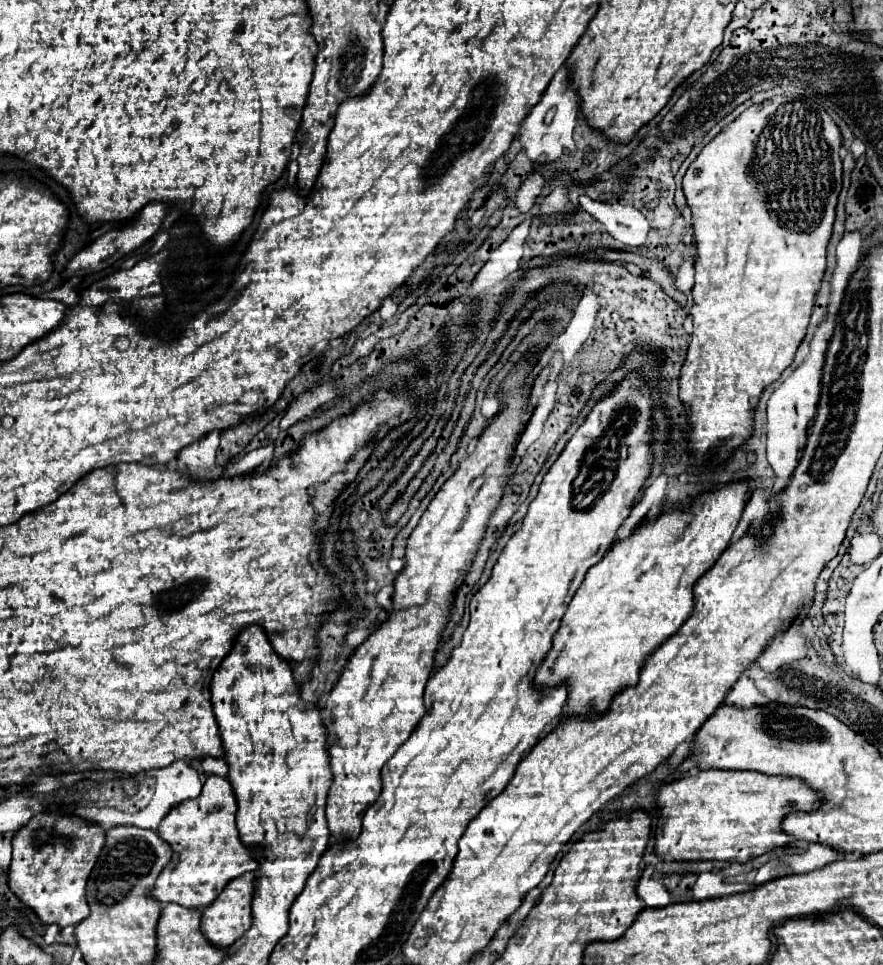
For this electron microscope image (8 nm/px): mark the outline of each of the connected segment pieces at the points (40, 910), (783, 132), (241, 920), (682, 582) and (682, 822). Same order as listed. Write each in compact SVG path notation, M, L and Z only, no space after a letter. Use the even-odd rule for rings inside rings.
M40 813L26 827L22 827L12 837L12 865L8 871L8 885L12 893L28 905L44 925L58 925L60 929L68 925L78 925L90 915L84 887L88 875L104 847L104 829L98 823L66 817L58 813ZM38 829L44 829L54 835L54 839L38 847L32 837ZM70 839L70 845L66 843Z
M786 95L772 97L760 105L748 107L736 121L732 121L724 131L720 131L704 149L702 153L692 161L688 167L682 189L686 195L686 203L692 211L692 229L694 229L694 243L696 243L696 283L692 291L692 323L694 323L694 333L690 335L690 345L688 345L688 355L682 367L680 375L680 401L686 407L688 415L688 425L690 431L686 435L688 439L688 449L690 449L690 463L700 465L702 459L710 453L716 455L714 449L718 449L718 459L726 461L730 453L738 447L742 447L754 431L754 411L758 409L758 401L762 391L772 385L782 371L792 363L794 353L800 345L800 341L806 335L806 327L810 321L810 313L814 307L814 297L816 291L822 283L824 269L826 269L826 245L832 235L832 223L834 223L834 209L838 201L838 193L842 189L842 159L840 159L840 147L842 147L842 137L840 129L832 121L832 117L818 105L804 101L804 99L794 99Z
M254 873L240 875L224 887L212 907L202 911L202 935L220 949L230 947L250 927L250 903L254 893Z
M748 481L724 485L714 493L696 497L688 511L668 509L656 521L644 521L630 537L616 543L600 563L588 569L586 579L578 587L566 615L554 635L552 649L536 671L536 687L566 685L568 703L558 721L568 717L594 717L604 715L612 699L626 687L638 683L640 669L650 653L654 653L664 639L672 637L678 627L688 619L694 607L694 583L712 567L728 547L728 541L740 521L748 501Z
M692 769L686 777L666 783L660 789L658 805L662 807L666 823L656 839L656 853L684 861L718 859L746 863L776 847L790 845L794 839L782 831L784 817L794 811L816 811L820 803L824 803L824 799L798 777Z

